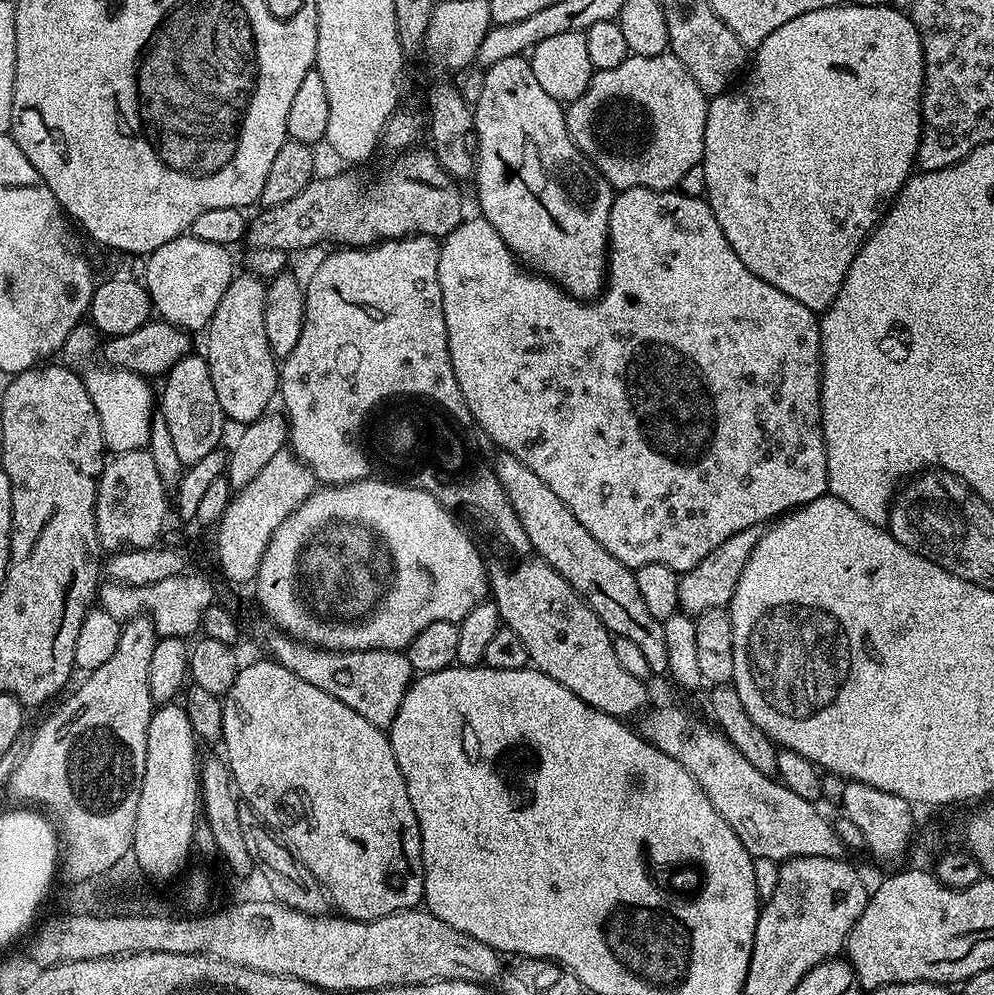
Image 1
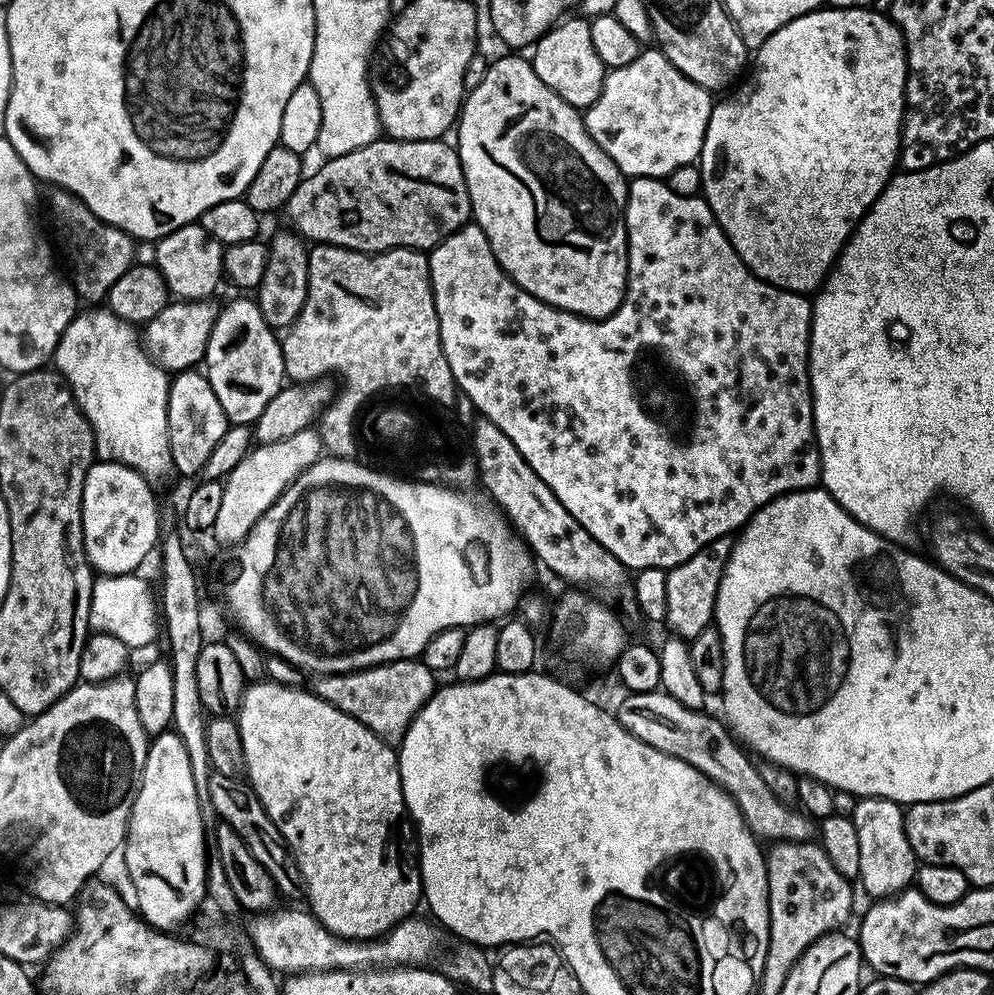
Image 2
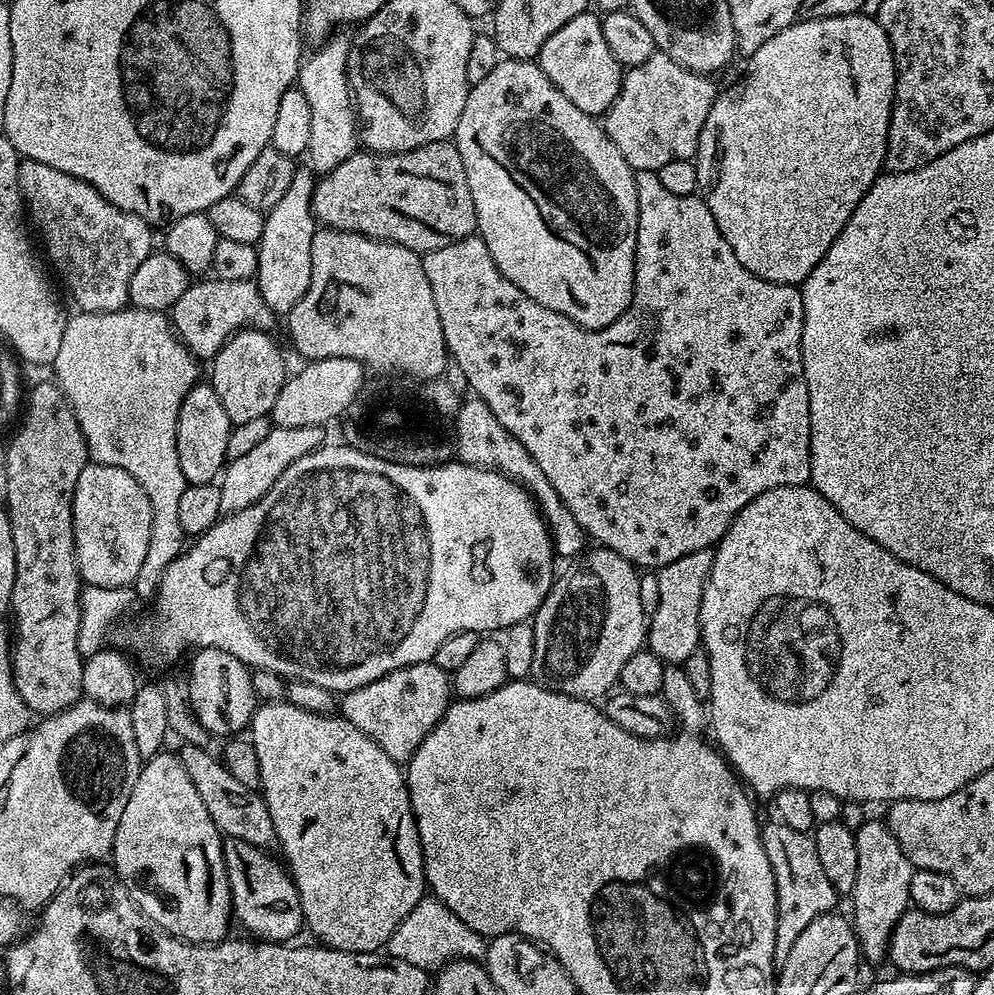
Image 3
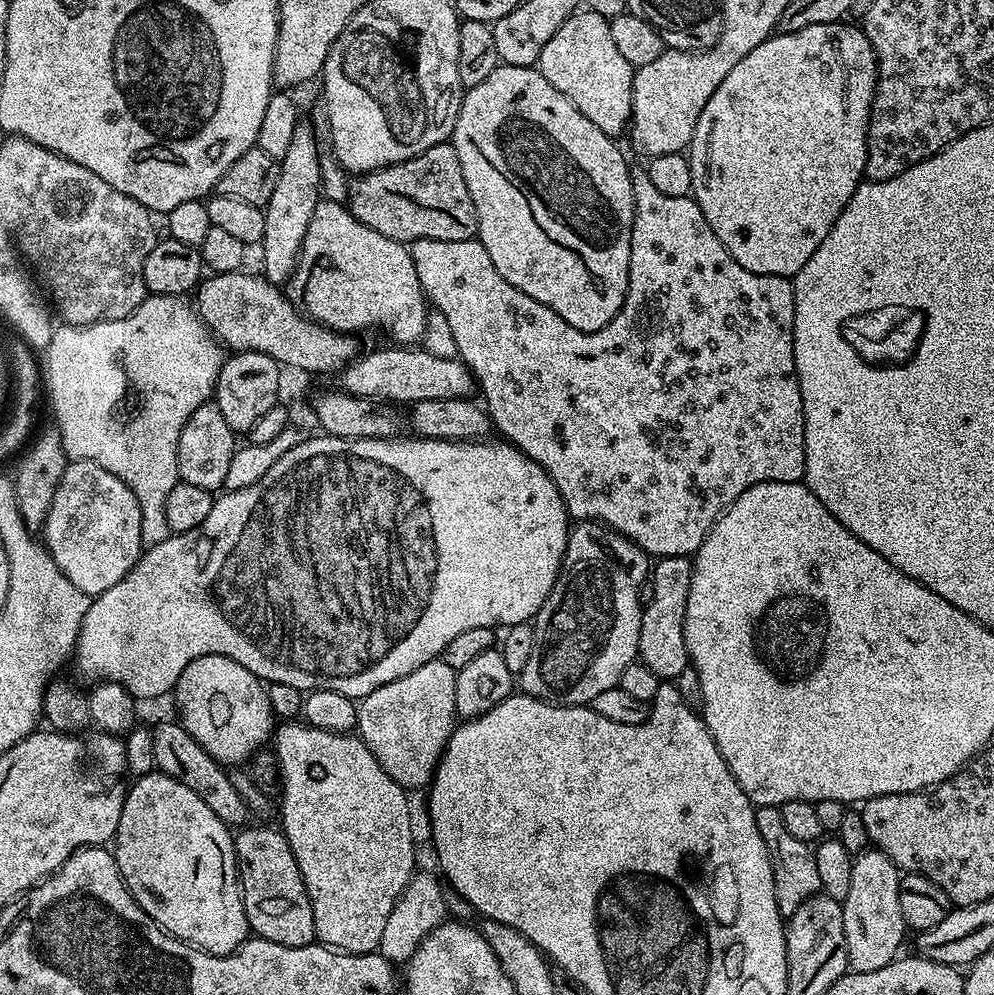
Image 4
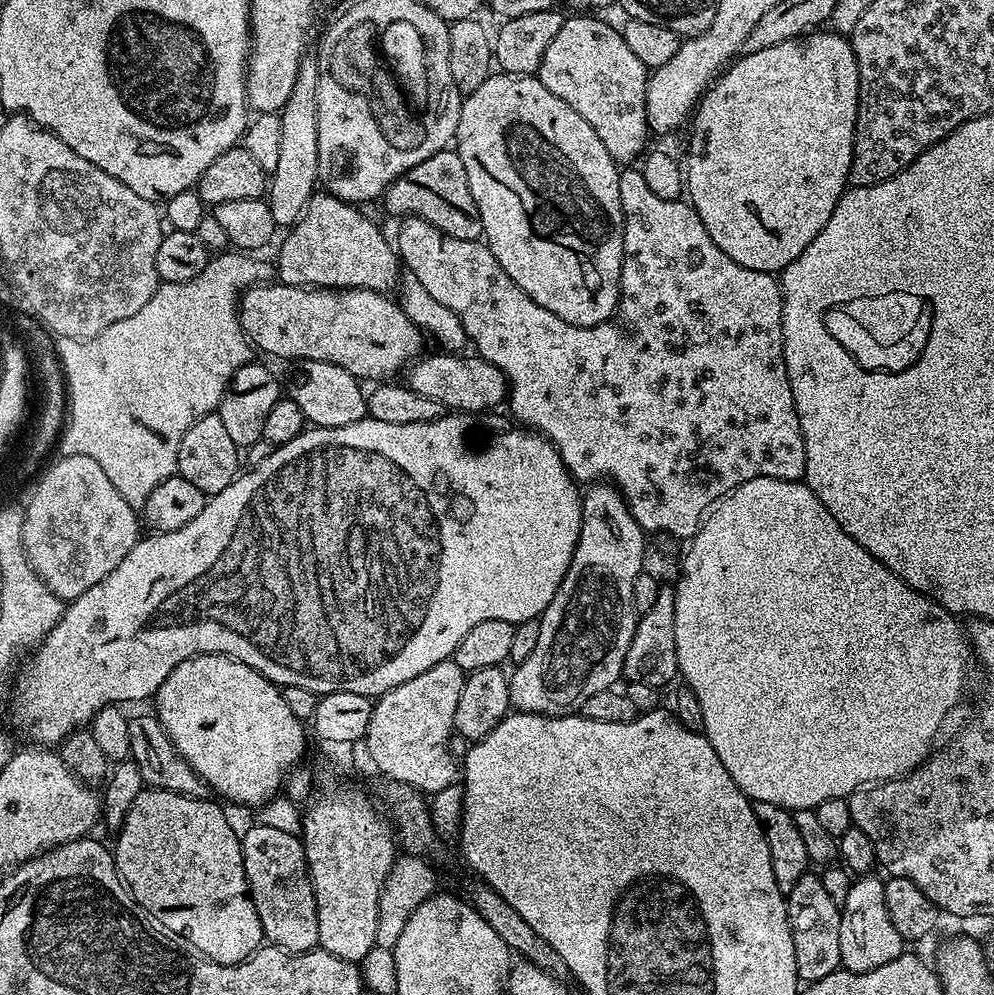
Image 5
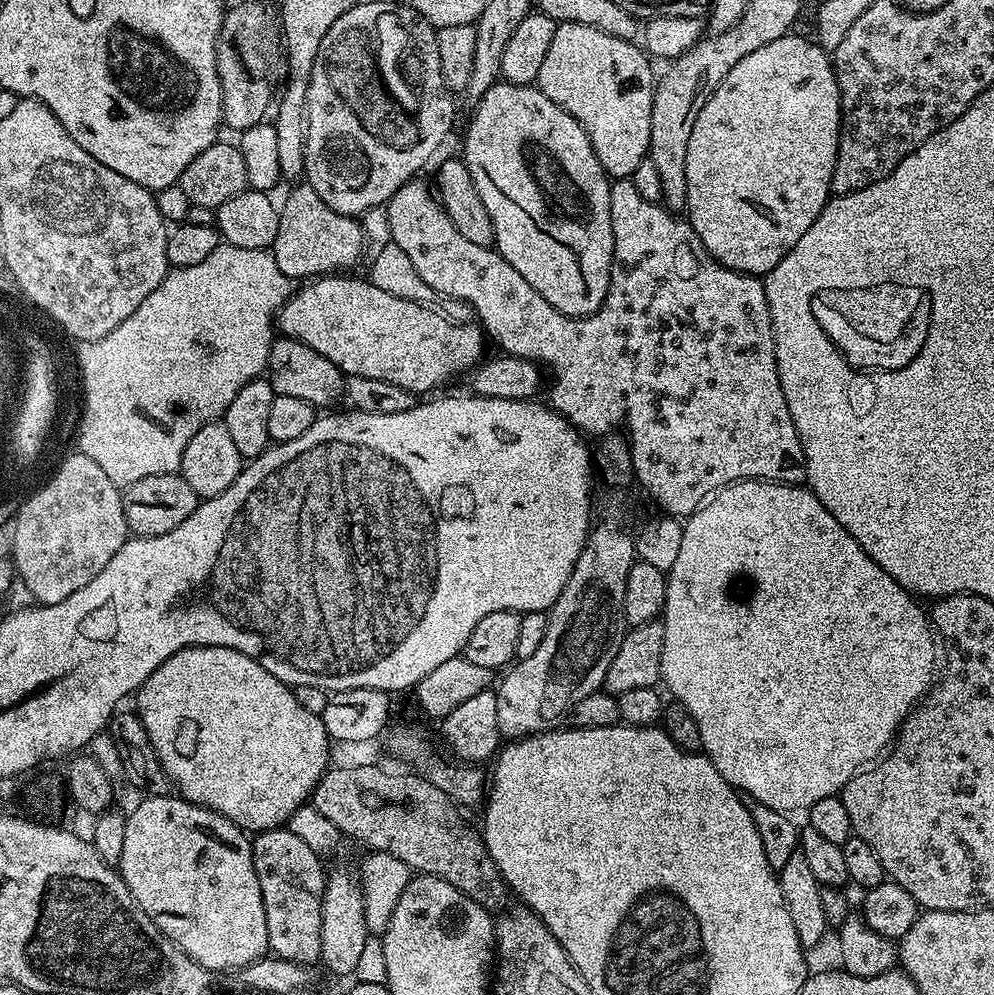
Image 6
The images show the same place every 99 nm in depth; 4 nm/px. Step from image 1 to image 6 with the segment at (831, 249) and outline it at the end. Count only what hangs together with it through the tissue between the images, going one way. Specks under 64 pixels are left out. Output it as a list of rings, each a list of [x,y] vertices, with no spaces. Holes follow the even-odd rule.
[[[789,34],[778,38],[778,42],[770,42],[754,50],[754,54],[746,54],[726,78],[710,94],[710,98],[698,110],[698,118],[694,118],[694,130],[690,130],[690,142],[686,145],[686,219],[692,229],[702,238],[702,246],[715,258],[716,263],[726,266],[735,272],[744,272],[747,276],[768,275],[790,250],[802,238],[810,226],[814,226],[814,218],[822,214],[828,205],[832,191],[832,175],[838,158],[838,142],[840,141],[840,91],[836,81],[836,70],[832,66],[832,57],[825,49],[821,48],[815,39],[807,40],[804,36]]]

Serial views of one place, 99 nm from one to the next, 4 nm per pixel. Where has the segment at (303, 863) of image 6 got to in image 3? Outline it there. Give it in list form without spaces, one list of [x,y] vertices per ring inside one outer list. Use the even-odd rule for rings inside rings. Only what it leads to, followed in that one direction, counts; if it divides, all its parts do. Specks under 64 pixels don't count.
[[[224,840],[224,861],[235,919],[241,920],[253,932],[251,935],[261,941],[288,942],[305,927],[304,907],[291,872],[272,855],[271,851],[255,848],[241,840]]]

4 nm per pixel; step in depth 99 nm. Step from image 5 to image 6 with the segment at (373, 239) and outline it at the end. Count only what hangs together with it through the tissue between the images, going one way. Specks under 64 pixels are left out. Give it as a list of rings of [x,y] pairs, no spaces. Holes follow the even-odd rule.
[[[307,182],[297,183],[293,188],[296,189],[285,198],[284,204],[282,200],[279,205],[278,238],[270,249],[278,262],[278,270],[292,277],[293,281],[300,282],[305,278],[340,274],[348,270],[344,268],[358,263],[364,248],[366,252],[366,237],[361,221],[355,216],[330,210],[330,206],[318,198],[316,191]]]

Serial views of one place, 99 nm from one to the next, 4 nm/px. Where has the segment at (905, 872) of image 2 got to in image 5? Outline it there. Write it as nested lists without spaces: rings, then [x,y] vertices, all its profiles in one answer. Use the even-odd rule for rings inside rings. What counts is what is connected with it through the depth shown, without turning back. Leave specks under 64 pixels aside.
[[[864,874],[853,879],[850,894],[846,894],[846,902],[840,905],[838,946],[840,963],[845,972],[878,970],[878,966],[886,966],[886,962],[894,962],[894,958],[905,955],[906,941],[898,930],[894,930],[894,922],[890,922],[884,880],[876,874]]]

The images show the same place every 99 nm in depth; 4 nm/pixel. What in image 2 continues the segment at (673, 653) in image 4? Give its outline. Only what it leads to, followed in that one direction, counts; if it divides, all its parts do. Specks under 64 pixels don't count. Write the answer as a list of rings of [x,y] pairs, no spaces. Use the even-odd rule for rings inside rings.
[[[723,536],[710,542],[702,550],[698,550],[694,558],[686,558],[686,562],[667,569],[666,624],[683,640],[690,642],[698,638],[698,634],[702,634],[702,630],[706,630],[713,623],[718,584],[722,582],[722,574],[732,553],[733,543],[732,536]]]

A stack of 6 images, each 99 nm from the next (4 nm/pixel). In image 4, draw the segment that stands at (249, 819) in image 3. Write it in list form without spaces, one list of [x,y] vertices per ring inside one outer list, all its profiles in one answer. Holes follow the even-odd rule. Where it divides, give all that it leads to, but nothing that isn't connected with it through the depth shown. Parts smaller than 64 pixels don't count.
[[[160,722],[152,728],[154,738],[154,762],[156,768],[165,772],[170,778],[182,782],[182,786],[190,786],[194,794],[198,794],[218,814],[223,824],[244,826],[249,823],[250,811],[242,800],[242,795],[234,788],[225,765],[216,761],[179,722]]]

